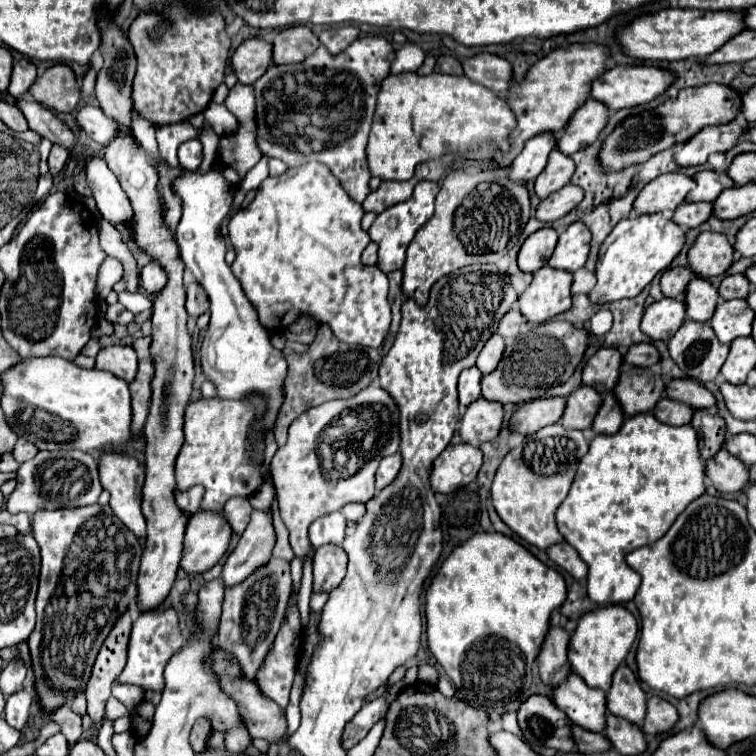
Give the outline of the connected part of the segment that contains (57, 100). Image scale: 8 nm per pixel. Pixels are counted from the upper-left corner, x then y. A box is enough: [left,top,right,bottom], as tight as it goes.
[31,65,81,113]

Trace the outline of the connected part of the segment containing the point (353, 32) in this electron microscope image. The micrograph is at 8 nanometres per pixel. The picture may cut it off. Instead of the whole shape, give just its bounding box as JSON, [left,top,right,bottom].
[319,25,359,55]

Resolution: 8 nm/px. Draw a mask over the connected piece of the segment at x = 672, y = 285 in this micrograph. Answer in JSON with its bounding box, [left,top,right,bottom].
[661,267,695,297]

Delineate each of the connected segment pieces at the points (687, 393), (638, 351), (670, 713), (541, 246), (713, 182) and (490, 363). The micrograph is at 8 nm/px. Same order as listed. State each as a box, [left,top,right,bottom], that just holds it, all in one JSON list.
[[665,379,715,409],[623,343,659,367],[641,697,677,733],[517,227,557,273],[685,171,733,203],[477,333,505,375]]

